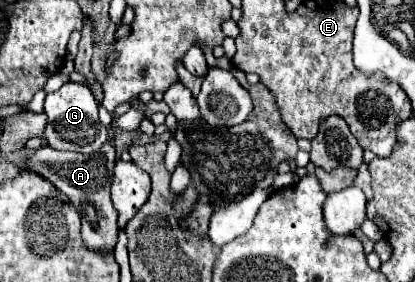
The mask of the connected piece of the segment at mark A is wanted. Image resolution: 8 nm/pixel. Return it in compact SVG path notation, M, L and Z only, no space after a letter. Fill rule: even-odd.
M130 109L128 113L116 117L108 129L108 141L92 155L78 155L72 151L54 151L48 145L32 151L28 157L24 157L24 169L30 173L36 173L44 177L46 181L54 183L58 191L62 191L70 203L78 209L80 219L82 219L82 239L86 247L98 251L114 251L114 245L118 241L118 213L114 211L112 199L110 199L110 179L114 175L114 161L116 161L116 149L114 149L114 129L124 129L124 131L136 131L140 119L144 119L144 113L138 109Z

